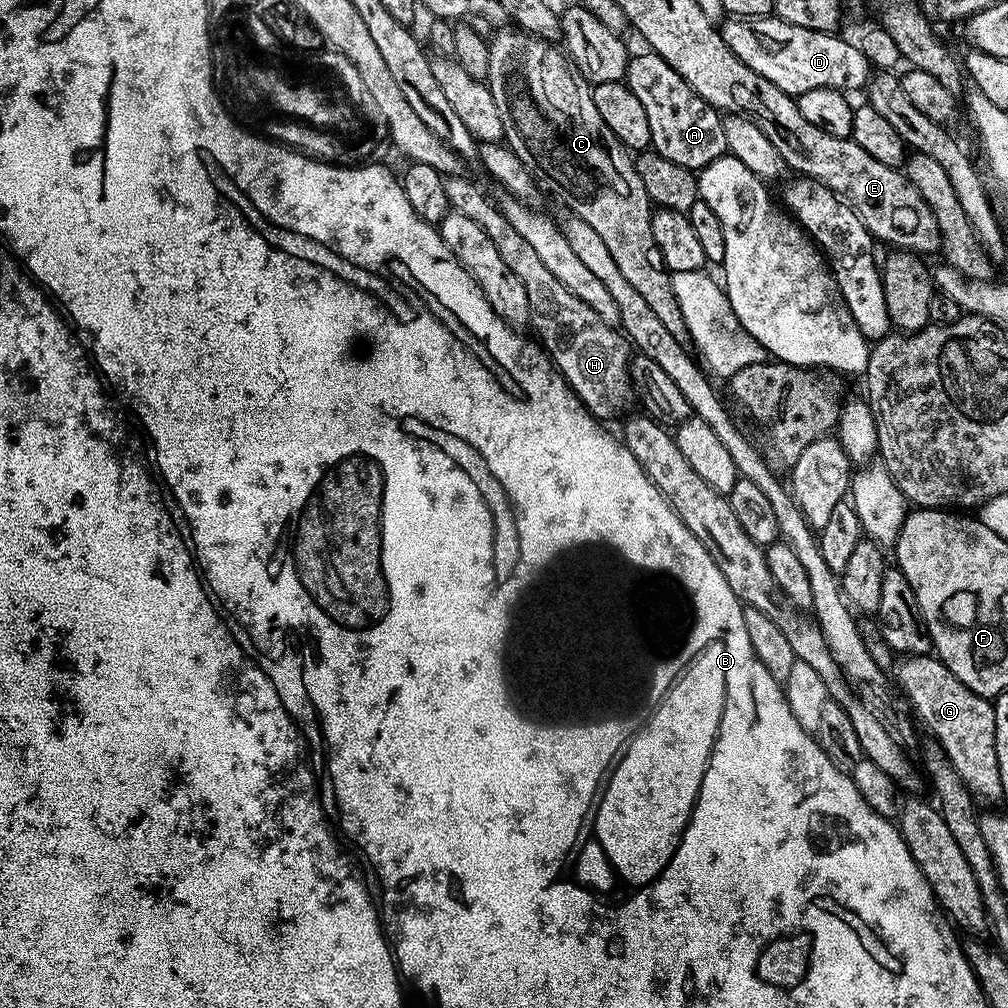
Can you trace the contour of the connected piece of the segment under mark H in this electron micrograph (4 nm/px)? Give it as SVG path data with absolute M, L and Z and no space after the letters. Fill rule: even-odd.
M452 174L445 179L448 203L455 211L466 214L466 218L474 218L474 222L478 222L478 226L490 234L490 242L498 246L498 254L502 254L506 266L510 266L510 270L518 274L522 286L526 286L531 327L536 327L540 335L539 343L552 357L552 363L564 381L597 420L609 422L615 416L623 417L634 401L630 344L623 331L602 322L602 318L598 318L598 314L594 314L594 310L590 310L582 298L570 294L570 290L566 290L566 286L562 286L562 282L558 282L558 278L546 270L542 258L538 258L530 242L526 242L526 238L522 238L522 234L510 226L503 211L488 201L487 194L474 181L463 180L462 177Z

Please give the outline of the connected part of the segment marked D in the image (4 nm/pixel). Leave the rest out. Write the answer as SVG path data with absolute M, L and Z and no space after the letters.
M775 14L758 16L755 20L728 18L725 21L719 30L726 46L730 46L750 70L774 82L787 96L795 98L819 88L839 88L852 94L855 88L863 89L870 80L868 59L853 41L851 44L843 40L840 34L806 30L806 26L794 26Z

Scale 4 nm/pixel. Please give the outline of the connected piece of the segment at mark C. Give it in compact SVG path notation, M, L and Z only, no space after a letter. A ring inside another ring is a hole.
M515 26L497 32L500 33L491 37L488 46L490 70L486 83L498 104L507 147L518 154L520 161L541 185L544 183L552 188L563 207L569 208L575 216L582 218L582 222L586 222L586 226L591 226L598 233L598 238L606 242L626 282L630 282L630 286L634 286L634 290L646 298L650 310L654 310L654 315L666 326L666 330L670 330L670 334L674 334L676 340L687 341L686 321L671 289L672 273L664 267L664 259L654 242L654 205L648 199L646 186L642 186L642 178L638 178L633 153L618 142L618 138L614 138L614 130L602 122L602 114L598 114L598 106L594 106L593 85L580 75L575 64L553 41L541 40L539 36L531 36Z

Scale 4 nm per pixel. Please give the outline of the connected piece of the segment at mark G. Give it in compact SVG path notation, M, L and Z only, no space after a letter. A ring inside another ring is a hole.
M929 654L927 656L910 656L904 659L901 659L900 669L899 664L895 669L896 672L896 680L900 683L900 688L902 691L908 695L908 700L912 703L911 711L915 713L917 712L920 715L920 720L925 724L926 727L929 728L931 735L935 737L935 739L940 741L940 745L942 746L942 750L946 755L948 755L948 761L954 766L954 770L958 770L958 774L962 778L962 782L966 785L969 791L972 792L973 797L981 798L980 796L985 796L988 800L996 800L998 798L1001 799L1005 795L1002 790L1002 782L1000 781L1000 771L998 770L998 754L996 753L996 709L994 707L993 701L991 699L979 696L978 694L974 694L974 690L970 690L966 685L962 682L958 682L958 678L954 678L954 674L950 674L950 670L943 664L940 660L936 659L935 655Z

